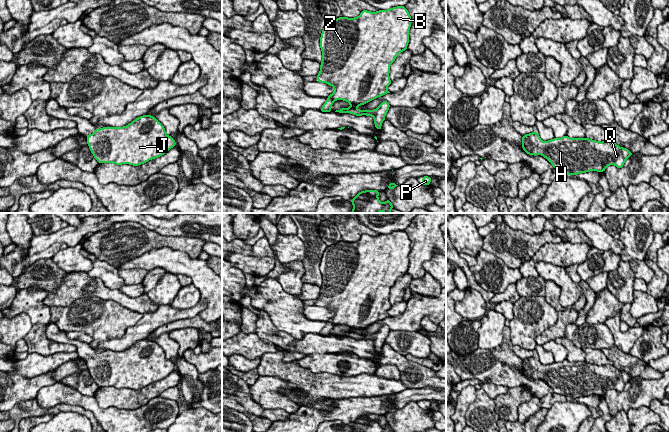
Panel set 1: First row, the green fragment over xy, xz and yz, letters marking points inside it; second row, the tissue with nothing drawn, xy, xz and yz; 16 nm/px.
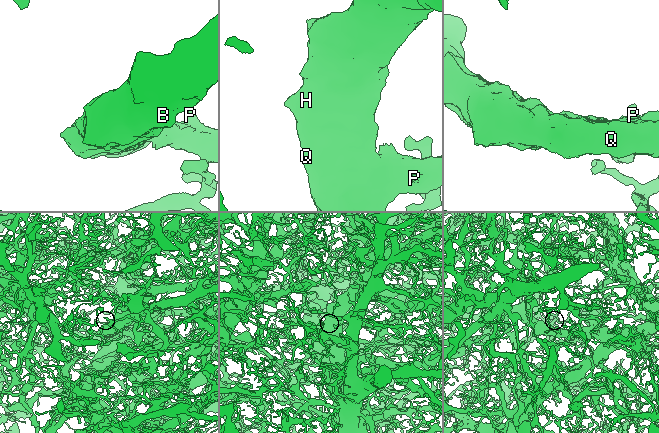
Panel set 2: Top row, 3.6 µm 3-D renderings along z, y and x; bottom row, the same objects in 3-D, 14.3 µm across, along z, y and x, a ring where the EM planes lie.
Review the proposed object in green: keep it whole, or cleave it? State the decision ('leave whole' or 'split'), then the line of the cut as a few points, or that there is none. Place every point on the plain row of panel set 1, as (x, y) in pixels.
leave whole | no cut

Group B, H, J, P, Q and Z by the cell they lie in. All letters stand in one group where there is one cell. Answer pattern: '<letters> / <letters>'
B H J P Q Z

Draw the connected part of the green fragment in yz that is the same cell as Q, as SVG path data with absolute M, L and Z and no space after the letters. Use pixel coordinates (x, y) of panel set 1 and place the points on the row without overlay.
M538 356L522 360L522 372L529 379L542 379L554 393L577 399L589 395L604 396L609 389L622 392L633 377L614 365L595 365L588 362L554 362L542 365Z

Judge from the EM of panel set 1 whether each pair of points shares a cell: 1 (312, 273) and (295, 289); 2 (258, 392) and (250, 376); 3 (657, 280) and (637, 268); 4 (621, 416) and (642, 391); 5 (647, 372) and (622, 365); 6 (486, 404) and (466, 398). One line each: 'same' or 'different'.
1: different
2: different
3: different
4: different
5: same
6: different

